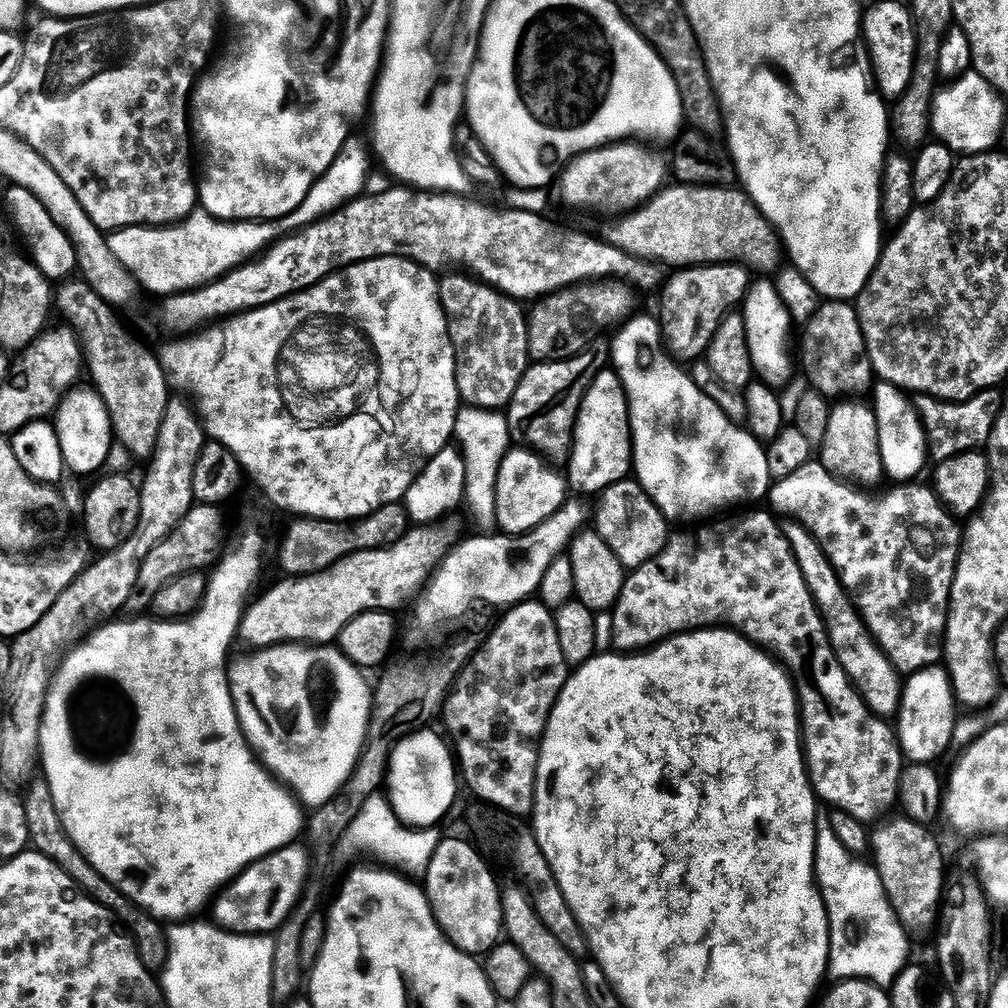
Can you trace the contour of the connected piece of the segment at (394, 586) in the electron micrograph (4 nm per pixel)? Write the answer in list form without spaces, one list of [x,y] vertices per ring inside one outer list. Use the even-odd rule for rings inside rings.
[[[440,522],[435,526],[416,526],[407,532],[398,542],[389,548],[375,548],[369,552],[355,552],[342,558],[334,566],[322,570],[318,574],[283,578],[269,592],[264,592],[256,601],[249,603],[244,609],[244,617],[240,620],[239,639],[245,640],[252,650],[272,648],[275,644],[302,644],[309,646],[328,646],[339,641],[342,630],[358,614],[363,612],[391,612],[403,606],[423,593],[433,573],[448,557],[457,543],[456,528],[449,522]]]

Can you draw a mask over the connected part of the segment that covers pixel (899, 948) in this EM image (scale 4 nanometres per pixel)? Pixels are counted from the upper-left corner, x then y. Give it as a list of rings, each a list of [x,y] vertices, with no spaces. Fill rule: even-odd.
[[[824,810],[816,813],[816,883],[820,885],[820,893],[824,899],[824,905],[828,911],[828,928],[832,932],[830,942],[830,954],[828,955],[829,973],[840,972],[839,979],[867,980],[879,984],[881,988],[891,989],[896,977],[909,963],[908,940],[909,933],[904,931],[900,919],[896,917],[896,911],[888,900],[886,890],[882,886],[882,878],[877,874],[867,859],[853,856],[846,846],[834,834],[832,829],[832,817]]]

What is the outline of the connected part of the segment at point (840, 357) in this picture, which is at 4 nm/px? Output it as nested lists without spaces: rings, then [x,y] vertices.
[[[830,300],[819,305],[817,312],[803,325],[804,337],[800,340],[800,364],[804,367],[807,383],[821,396],[829,398],[860,398],[864,391],[874,384],[872,364],[864,350],[864,335],[858,322],[858,314],[851,303],[843,300]]]

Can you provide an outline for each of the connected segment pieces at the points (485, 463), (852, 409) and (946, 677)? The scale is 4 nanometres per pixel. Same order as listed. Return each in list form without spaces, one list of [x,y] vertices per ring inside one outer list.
[[[462,408],[455,422],[453,435],[464,455],[466,506],[472,510],[477,522],[484,527],[481,529],[495,529],[497,527],[495,508],[497,477],[501,463],[512,446],[507,417],[498,410]]]
[[[840,402],[832,408],[830,422],[826,430],[826,438],[819,445],[819,463],[830,470],[830,474],[837,480],[845,481],[864,490],[885,479],[885,470],[882,460],[882,450],[879,446],[879,426],[876,424],[876,413],[864,402]]]
[[[932,665],[911,673],[901,693],[900,711],[896,718],[897,740],[905,759],[911,763],[935,763],[952,745],[953,732],[958,721],[958,701],[951,676],[945,667]]]

